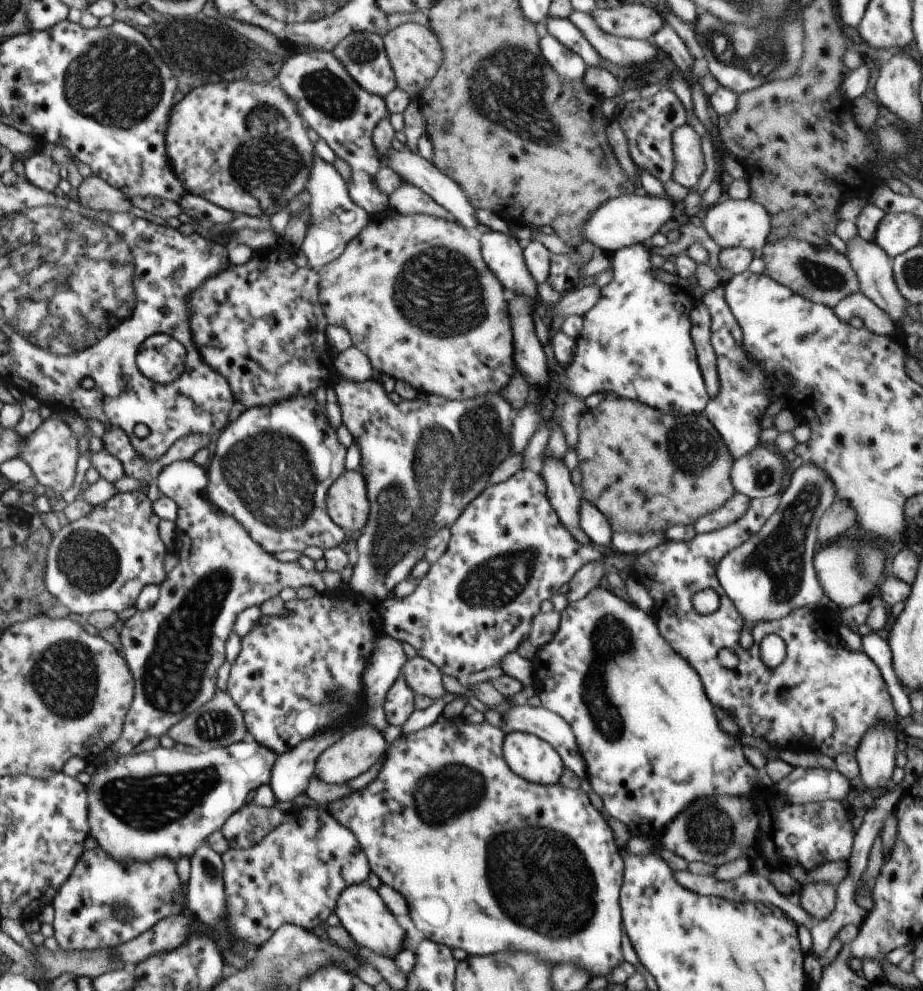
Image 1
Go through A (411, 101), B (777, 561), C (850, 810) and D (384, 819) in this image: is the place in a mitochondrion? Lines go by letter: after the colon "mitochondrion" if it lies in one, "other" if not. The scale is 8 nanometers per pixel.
A: other
B: mitochondrion
C: other
D: other

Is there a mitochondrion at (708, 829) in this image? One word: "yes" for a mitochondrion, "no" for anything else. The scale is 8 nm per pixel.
yes

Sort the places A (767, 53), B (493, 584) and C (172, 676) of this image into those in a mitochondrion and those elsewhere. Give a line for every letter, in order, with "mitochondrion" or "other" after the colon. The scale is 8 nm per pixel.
A: mitochondrion
B: mitochondrion
C: mitochondrion

